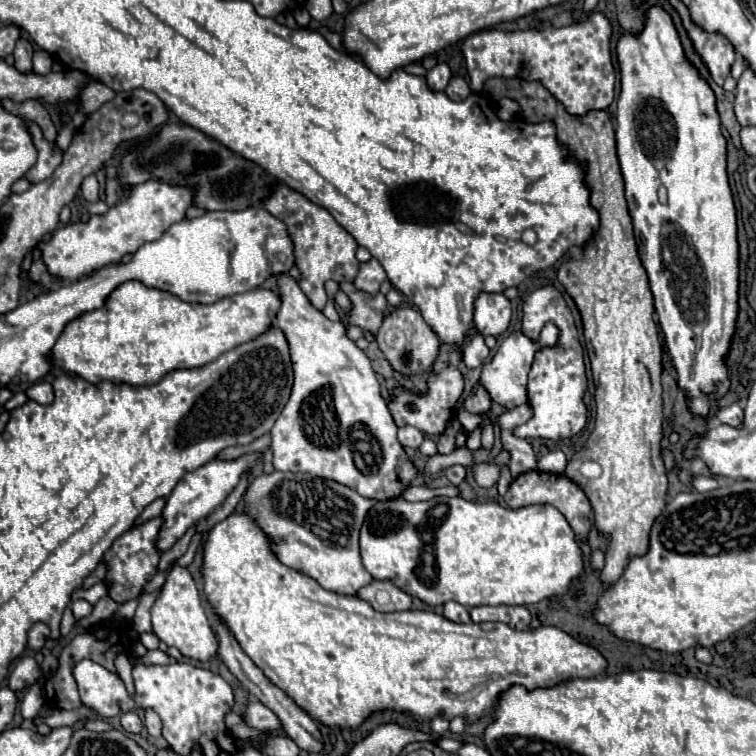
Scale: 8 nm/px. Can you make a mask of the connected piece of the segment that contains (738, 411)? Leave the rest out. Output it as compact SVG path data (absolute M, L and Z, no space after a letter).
M730 404L726 408L720 408L718 414L716 414L716 418L722 424L726 422L730 426L740 426L742 424L742 418L744 418L744 412L742 412L742 408L738 404Z

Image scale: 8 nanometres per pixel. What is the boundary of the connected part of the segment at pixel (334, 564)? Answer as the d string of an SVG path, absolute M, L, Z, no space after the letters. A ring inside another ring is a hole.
M272 472L262 474L254 478L254 482L248 486L244 494L246 508L252 508L256 512L256 524L268 532L268 536L276 536L276 556L284 560L290 568L300 568L300 572L308 572L308 576L316 576L316 580L330 592L344 594L344 596L356 596L360 588L368 586L372 582L372 576L366 572L360 560L360 548L358 548L358 532L364 522L364 516L376 500L368 500L354 492L348 486L342 486L334 480L316 478L304 472L292 474L292 472Z

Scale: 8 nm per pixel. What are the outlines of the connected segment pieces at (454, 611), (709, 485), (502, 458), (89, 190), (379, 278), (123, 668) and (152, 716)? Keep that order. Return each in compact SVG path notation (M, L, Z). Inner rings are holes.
M446 602L444 604L444 616L452 622L470 622L470 614L468 608L458 604L458 602Z
M698 476L694 478L694 488L698 492L710 492L710 490L716 490L720 484L716 478L706 478L706 476Z
M500 452L498 458L492 464L478 464L478 466L474 466L476 484L482 486L482 488L494 486L496 480L498 480L498 476L500 476L500 466L504 466L504 464L508 464L508 454Z
M88 176L82 182L82 196L90 202L98 202L98 180L96 180L96 176Z
M370 260L370 262L364 262L360 264L360 272L354 280L354 288L360 290L360 292L366 292L370 296L376 296L378 290L380 290L380 284L386 280L386 272L384 268L380 266L378 260Z
M120 652L116 654L114 658L114 666L116 666L116 672L124 678L124 684L128 688L128 692L134 692L132 688L132 680L130 680L130 672L132 672L132 656L128 652Z
M146 710L146 720L144 720L144 726L148 728L150 736L154 736L154 738L158 738L158 736L162 734L162 722L160 722L160 718L156 716L156 712L152 712L152 710Z

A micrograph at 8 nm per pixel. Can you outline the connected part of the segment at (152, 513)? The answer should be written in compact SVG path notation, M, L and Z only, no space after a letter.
M158 498L153 503L145 508L143 513L135 521L134 526L139 526L156 516L159 516L165 506L166 498Z

